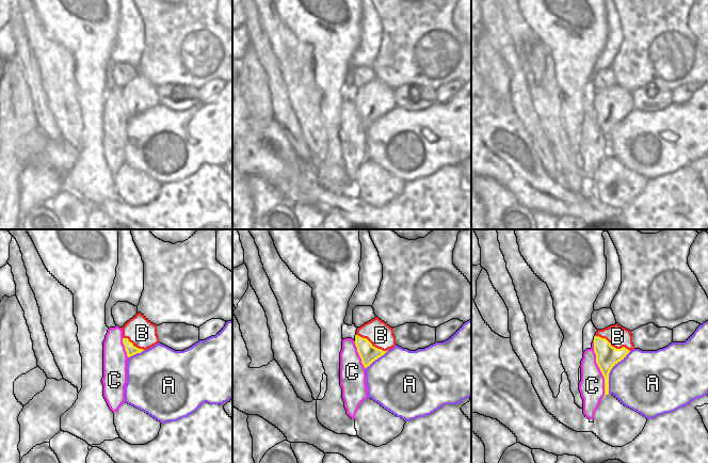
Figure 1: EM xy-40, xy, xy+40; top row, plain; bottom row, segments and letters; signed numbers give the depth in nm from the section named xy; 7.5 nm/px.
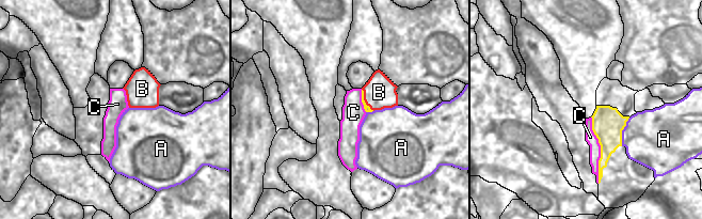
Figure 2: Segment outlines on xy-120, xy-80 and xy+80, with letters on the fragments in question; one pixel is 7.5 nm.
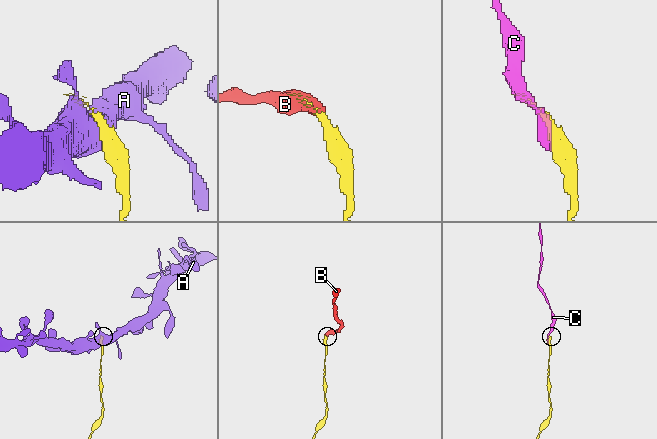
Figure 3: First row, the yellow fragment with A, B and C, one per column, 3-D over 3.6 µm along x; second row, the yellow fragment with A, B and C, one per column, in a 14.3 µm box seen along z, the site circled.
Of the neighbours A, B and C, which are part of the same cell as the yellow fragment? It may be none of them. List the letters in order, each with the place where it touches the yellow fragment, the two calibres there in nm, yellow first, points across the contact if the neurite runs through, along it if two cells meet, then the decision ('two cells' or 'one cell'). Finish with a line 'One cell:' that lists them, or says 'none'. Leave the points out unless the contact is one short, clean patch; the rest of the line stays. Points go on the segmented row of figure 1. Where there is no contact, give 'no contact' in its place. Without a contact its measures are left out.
A: meets yellow in xy+40 at (610, 370); 170 nm thick on the yellow side, 440 nm on the other; border along xy+40 (630, 351), (611, 369), (608, 393); two cells
B: meets yellow in xy+40 at (611, 346); 170 nm thick on the yellow side, 160 nm on the other; two cells
C: meets yellow in xy+40 at (599, 368); 170 nm thick on the yellow side, 190 nm on the other; one cell
One cell: C

